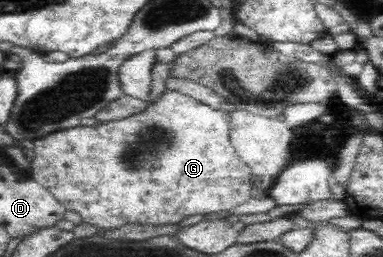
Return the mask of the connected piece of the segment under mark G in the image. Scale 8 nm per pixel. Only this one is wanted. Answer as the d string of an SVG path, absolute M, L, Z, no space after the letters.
M166 89L162 91L156 99L148 99L147 104L137 112L128 114L123 118L99 121L93 126L76 126L68 129L56 131L54 133L33 139L34 149L30 152L30 175L38 180L47 190L50 190L66 209L72 209L80 214L82 221L96 227L118 228L125 224L151 224L176 223L190 215L205 215L207 213L220 213L220 211L231 211L236 207L250 201L255 195L256 186L254 185L254 174L250 171L250 166L240 159L236 148L230 140L230 129L232 129L232 115L213 108L208 104L182 92L178 89Z

